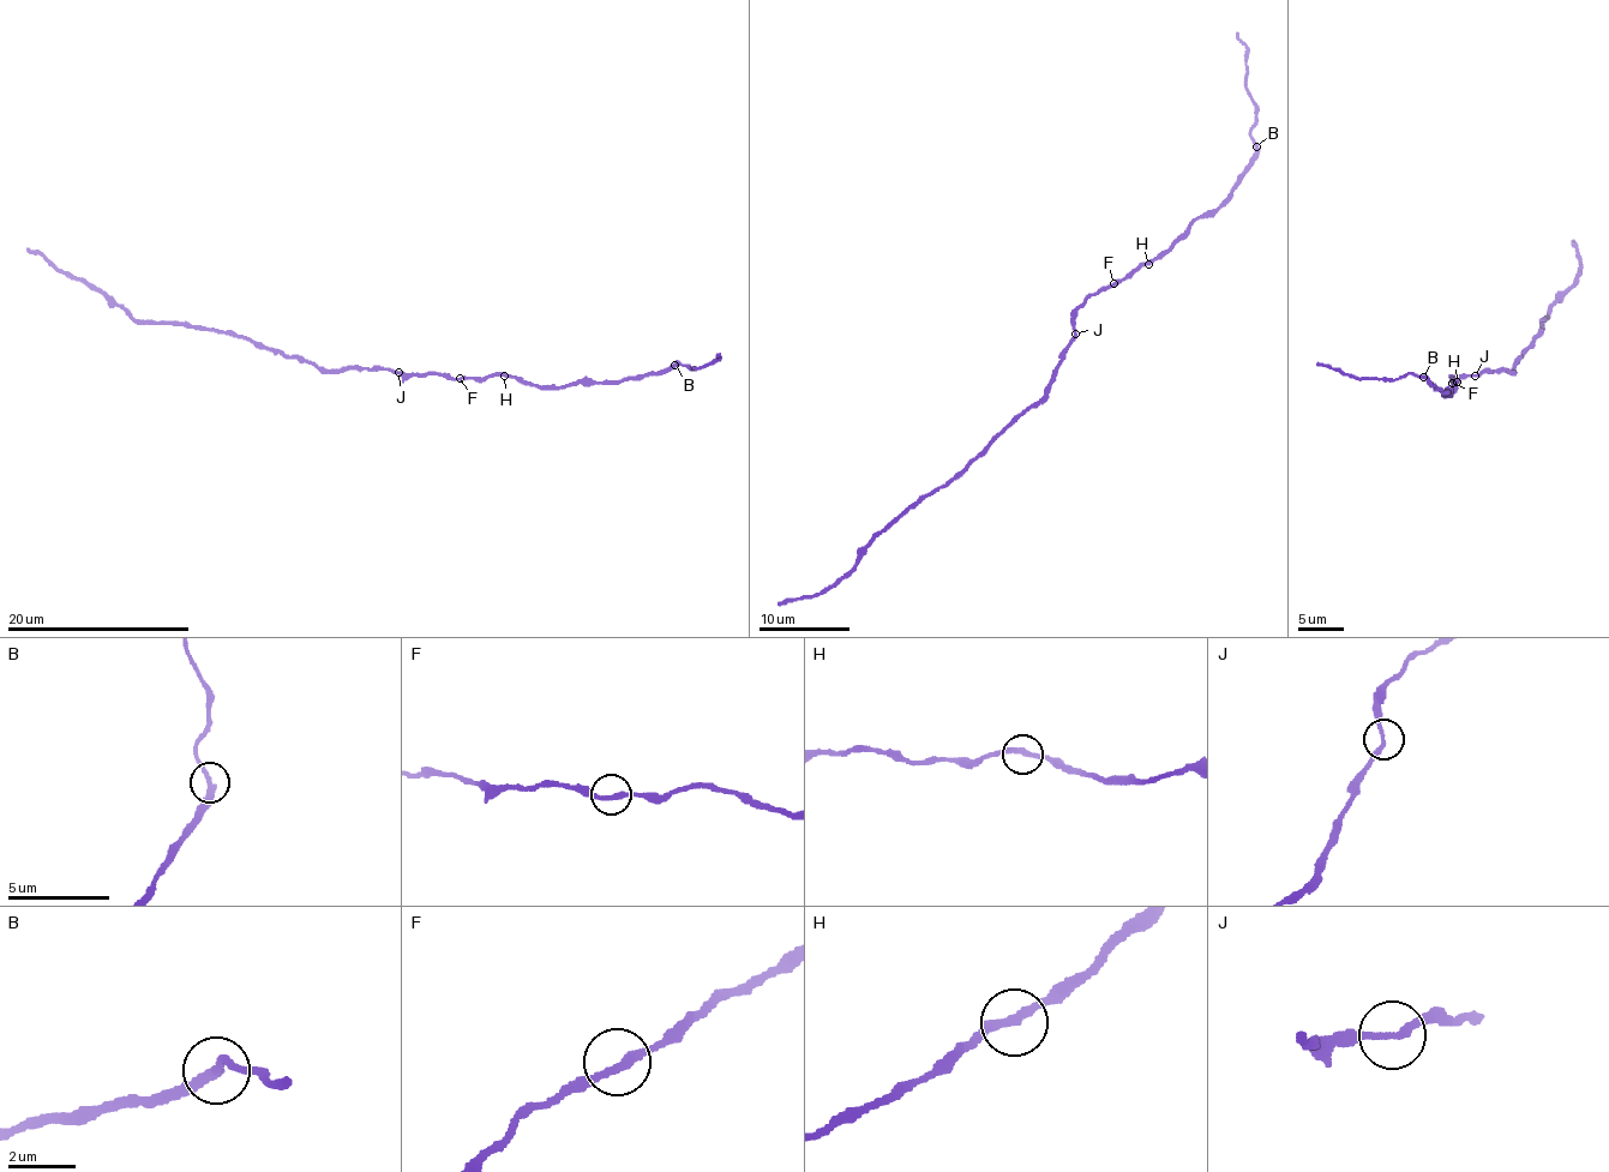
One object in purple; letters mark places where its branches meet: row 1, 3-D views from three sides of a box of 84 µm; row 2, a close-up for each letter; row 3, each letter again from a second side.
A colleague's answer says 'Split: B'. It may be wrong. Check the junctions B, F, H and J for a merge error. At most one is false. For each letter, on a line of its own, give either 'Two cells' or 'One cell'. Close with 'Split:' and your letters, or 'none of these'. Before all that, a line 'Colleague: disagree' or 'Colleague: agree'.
Colleague: agree
B: Two cells
F: One cell
H: One cell
J: One cell
Split: B

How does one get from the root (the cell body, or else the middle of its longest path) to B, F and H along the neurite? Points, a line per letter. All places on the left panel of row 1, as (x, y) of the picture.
B: (400, 372), (451, 378), (514, 376), (542, 388), (563, 388), (618, 383), (676, 365)
F: (400, 372), (443, 373), (460, 378)
H: (400, 372), (443, 373), (451, 378), (504, 376)

